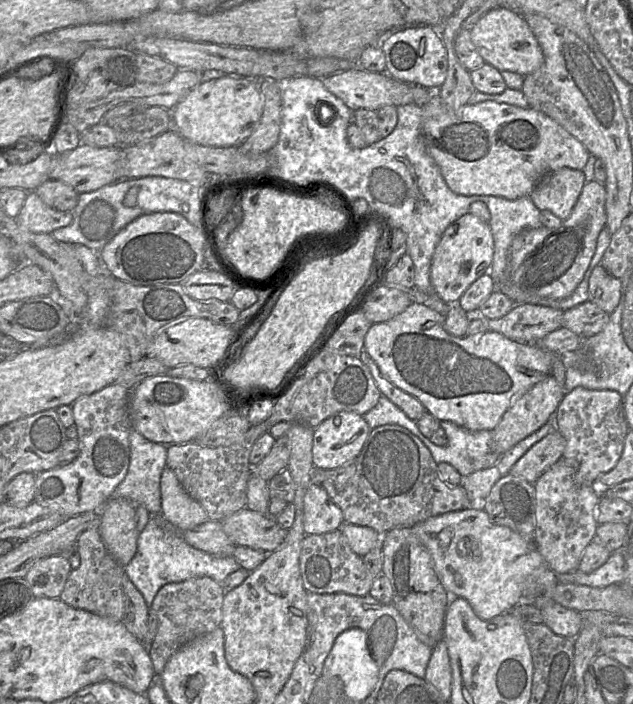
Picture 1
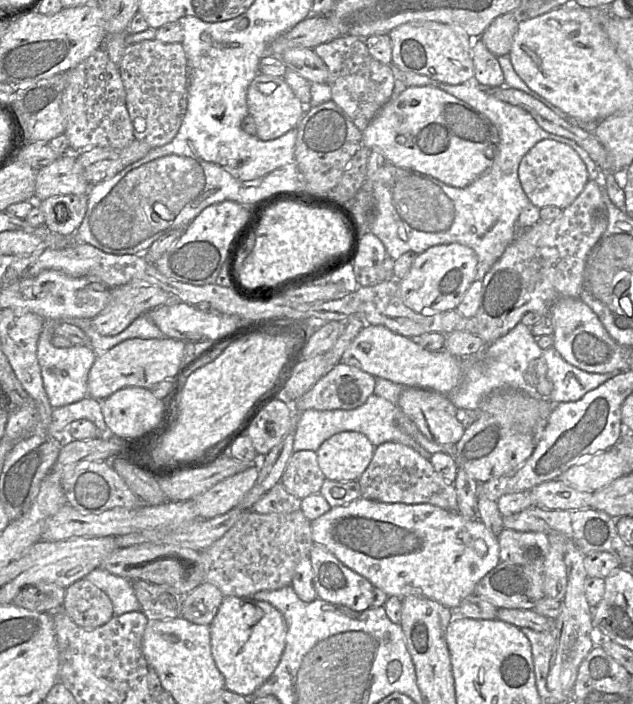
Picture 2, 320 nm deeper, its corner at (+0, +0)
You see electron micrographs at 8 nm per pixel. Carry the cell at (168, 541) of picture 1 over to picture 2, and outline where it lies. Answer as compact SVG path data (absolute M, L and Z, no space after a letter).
M97 568L84 577L104 591L113 605L114 616L132 611L140 611L141 607L132 587L132 582L110 572Z

